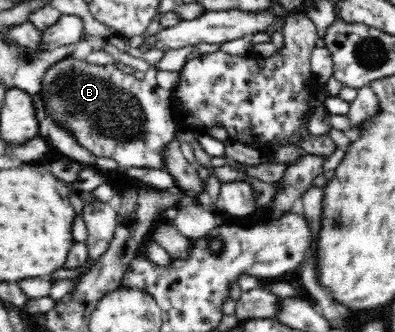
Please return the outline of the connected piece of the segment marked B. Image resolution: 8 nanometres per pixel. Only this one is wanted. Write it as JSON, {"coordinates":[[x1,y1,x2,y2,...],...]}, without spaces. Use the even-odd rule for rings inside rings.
{"coordinates":[[148,45,142,56,150,68,143,75,125,73,116,65,88,65,80,60,64,59,57,62,42,81,44,100,50,108,53,122,63,124,78,139,78,142,96,156,108,156,119,165,119,174,128,169,143,168,148,170,166,169,164,158,167,146,175,139,177,122,173,116,173,93,160,87,156,82,157,46]]}

